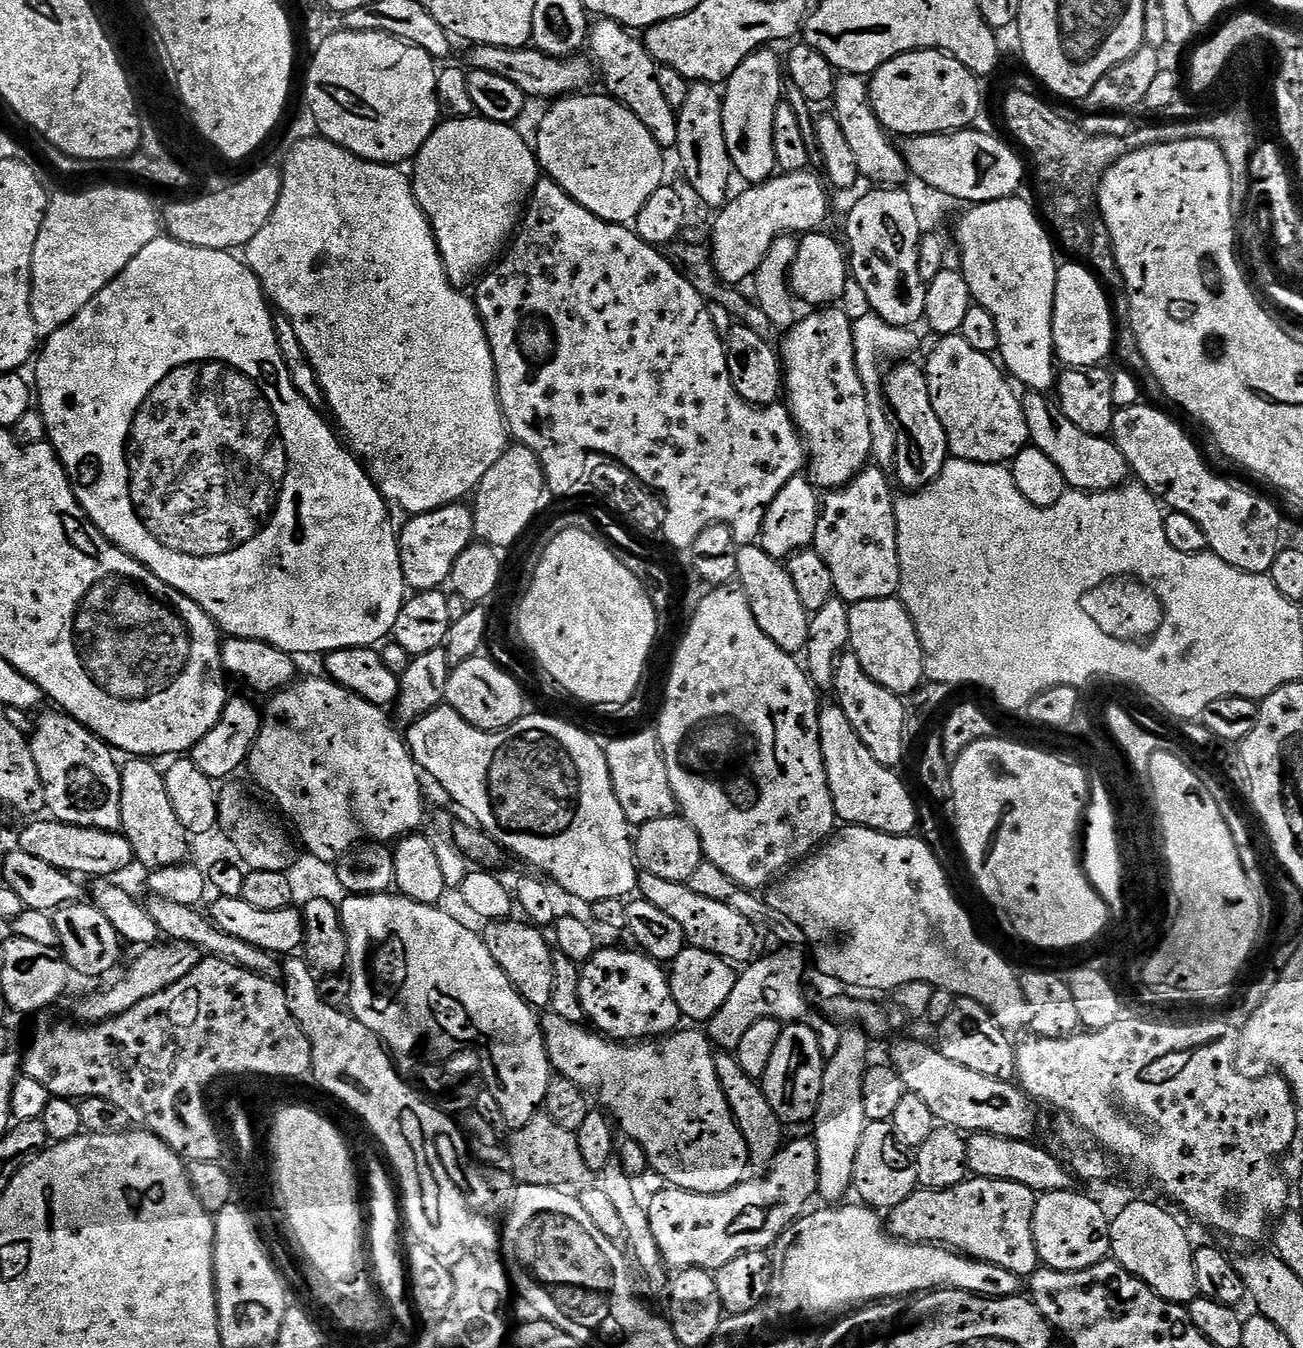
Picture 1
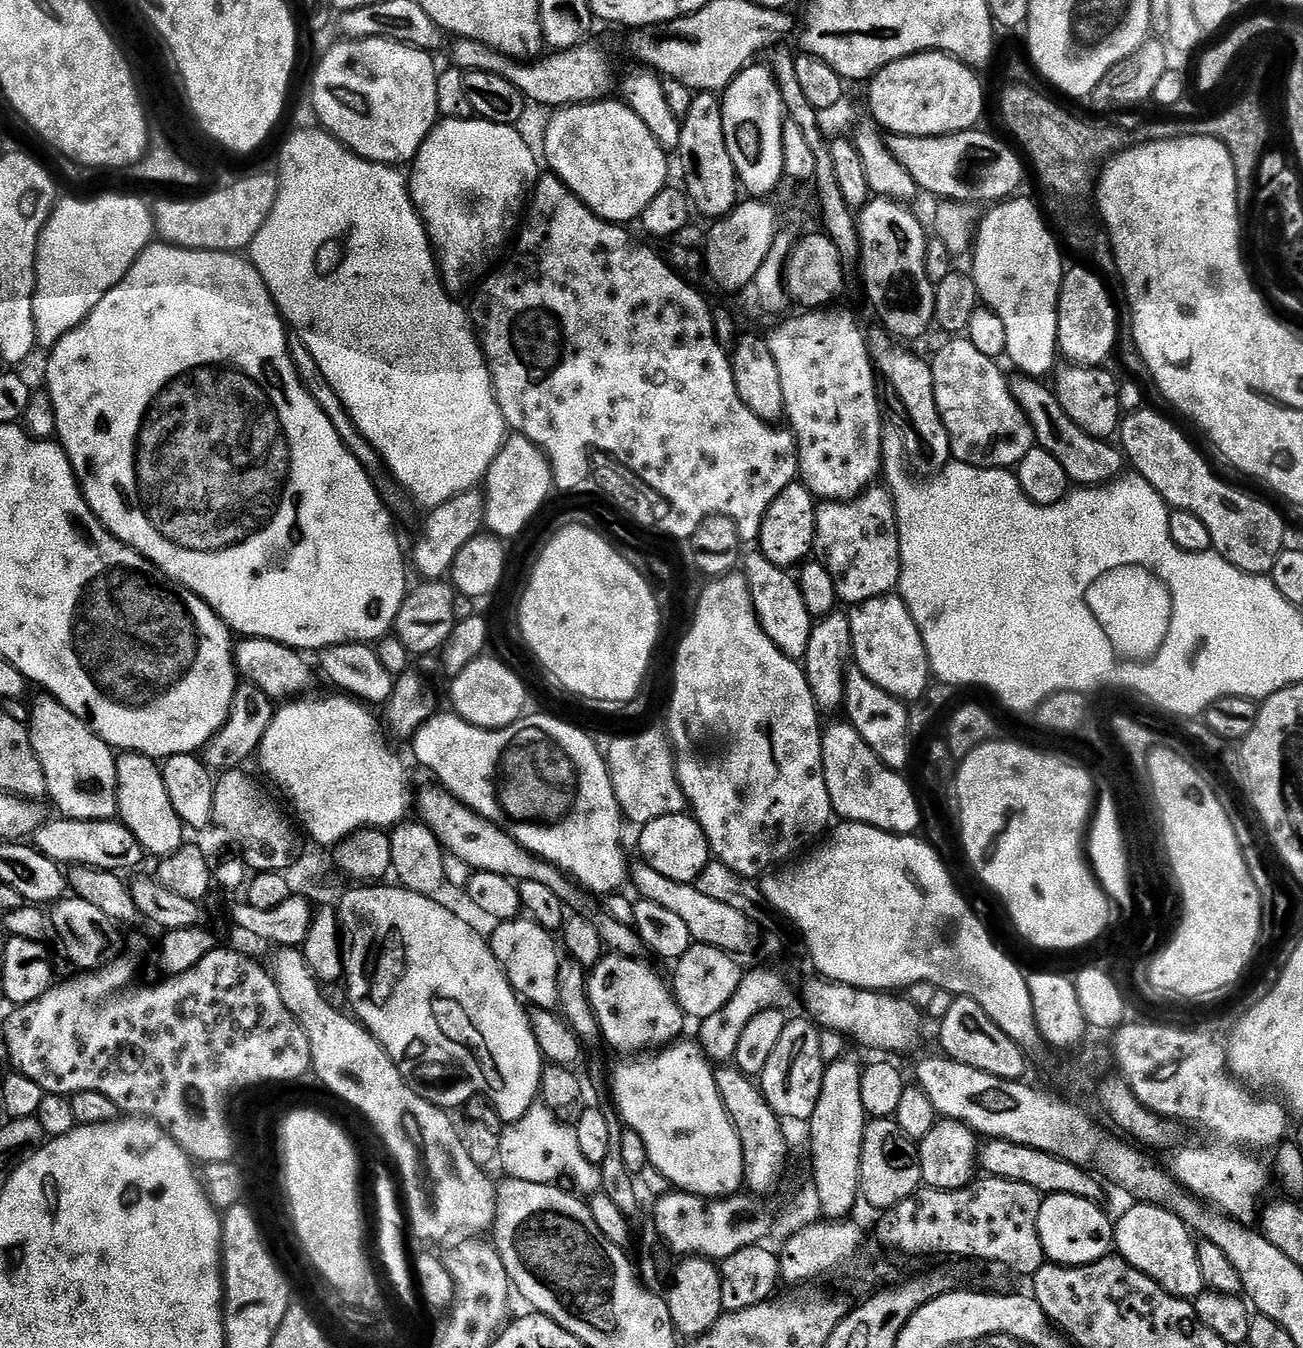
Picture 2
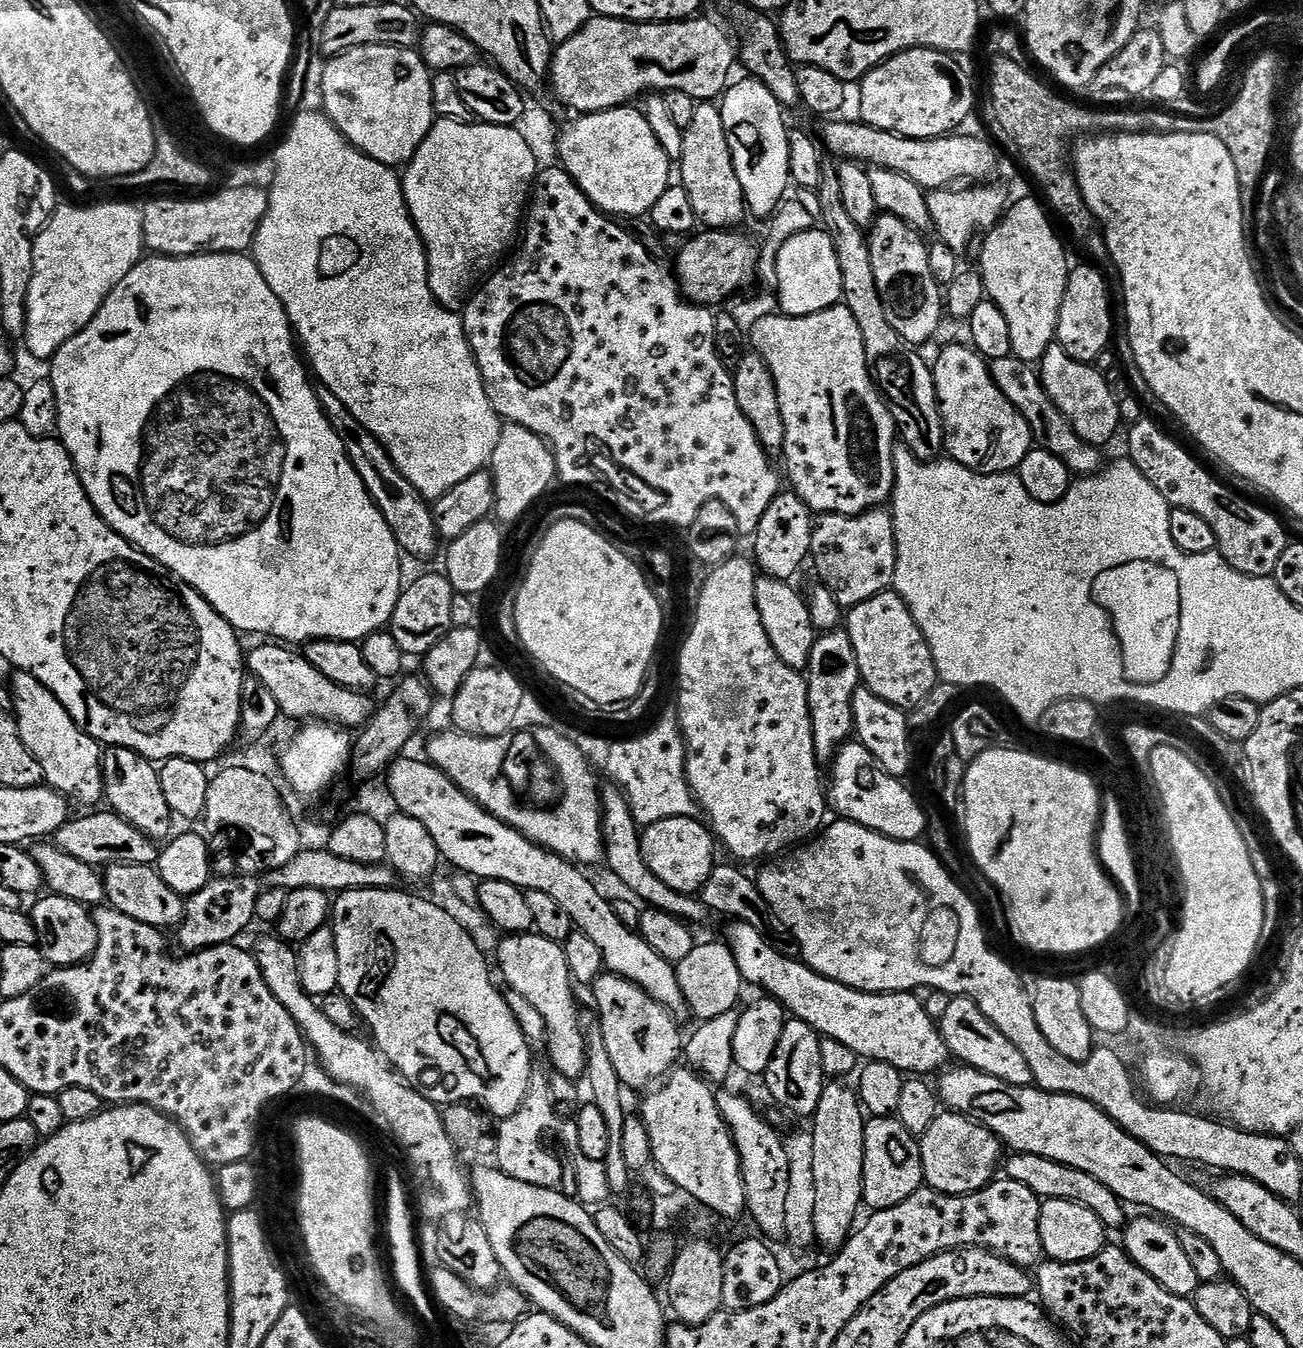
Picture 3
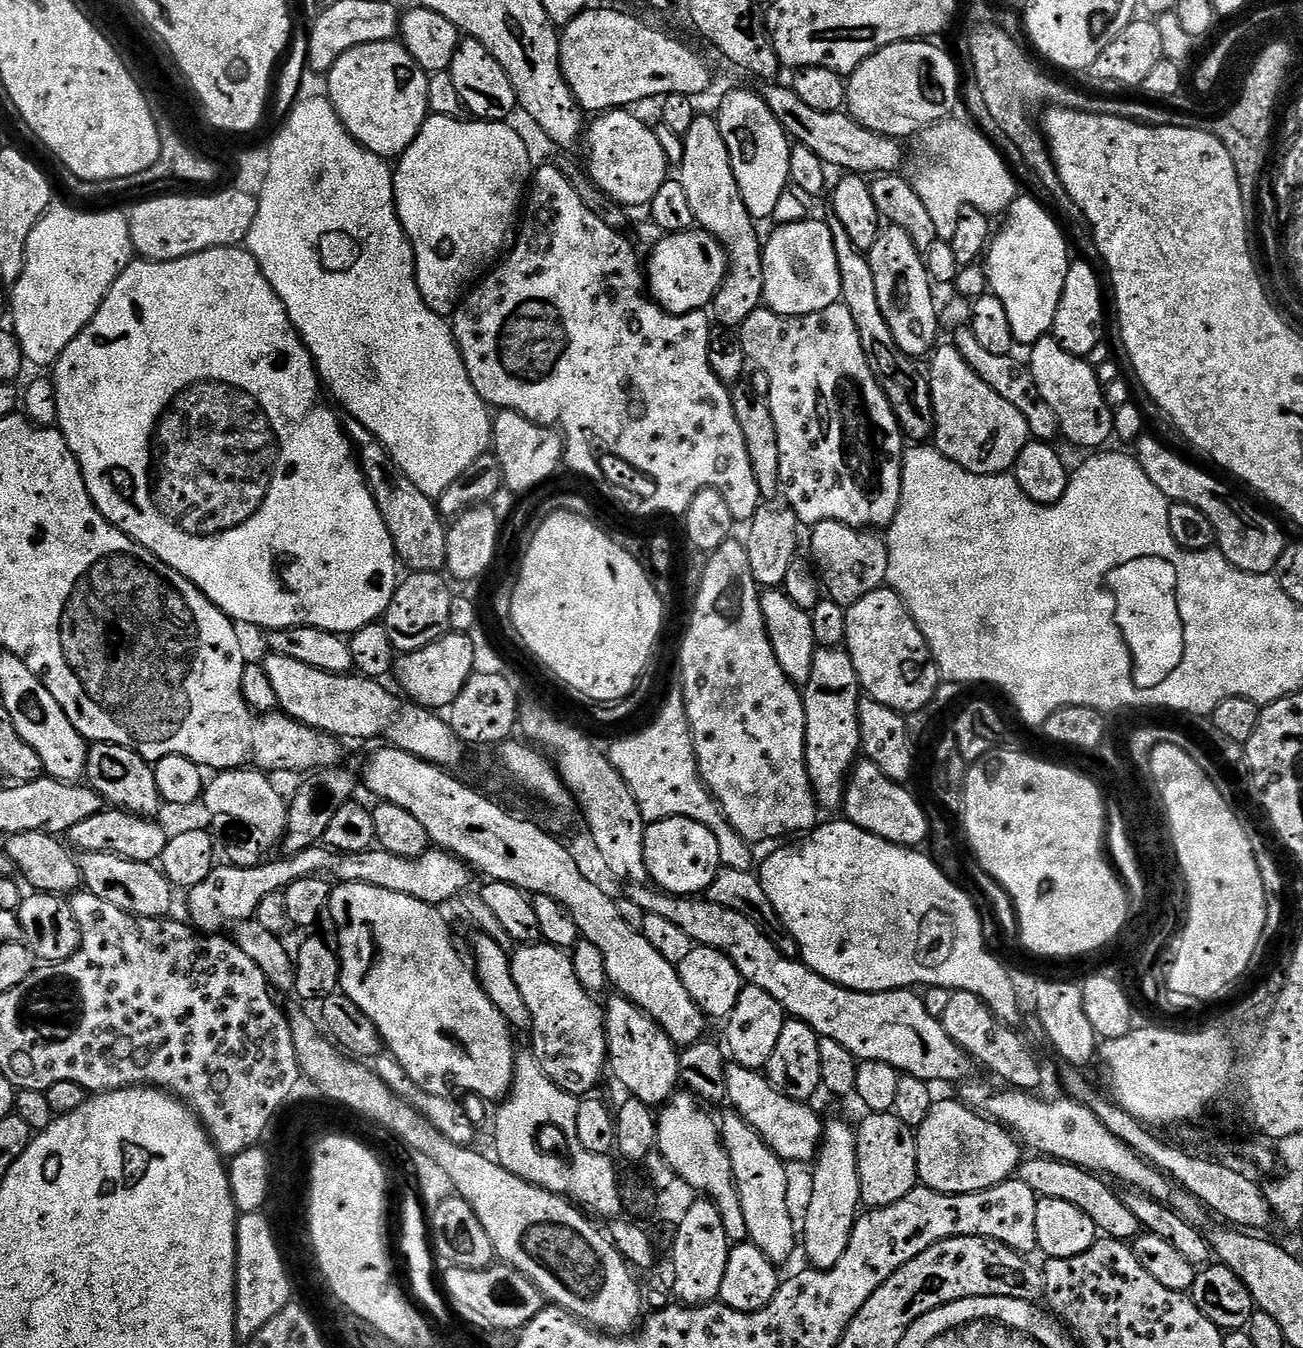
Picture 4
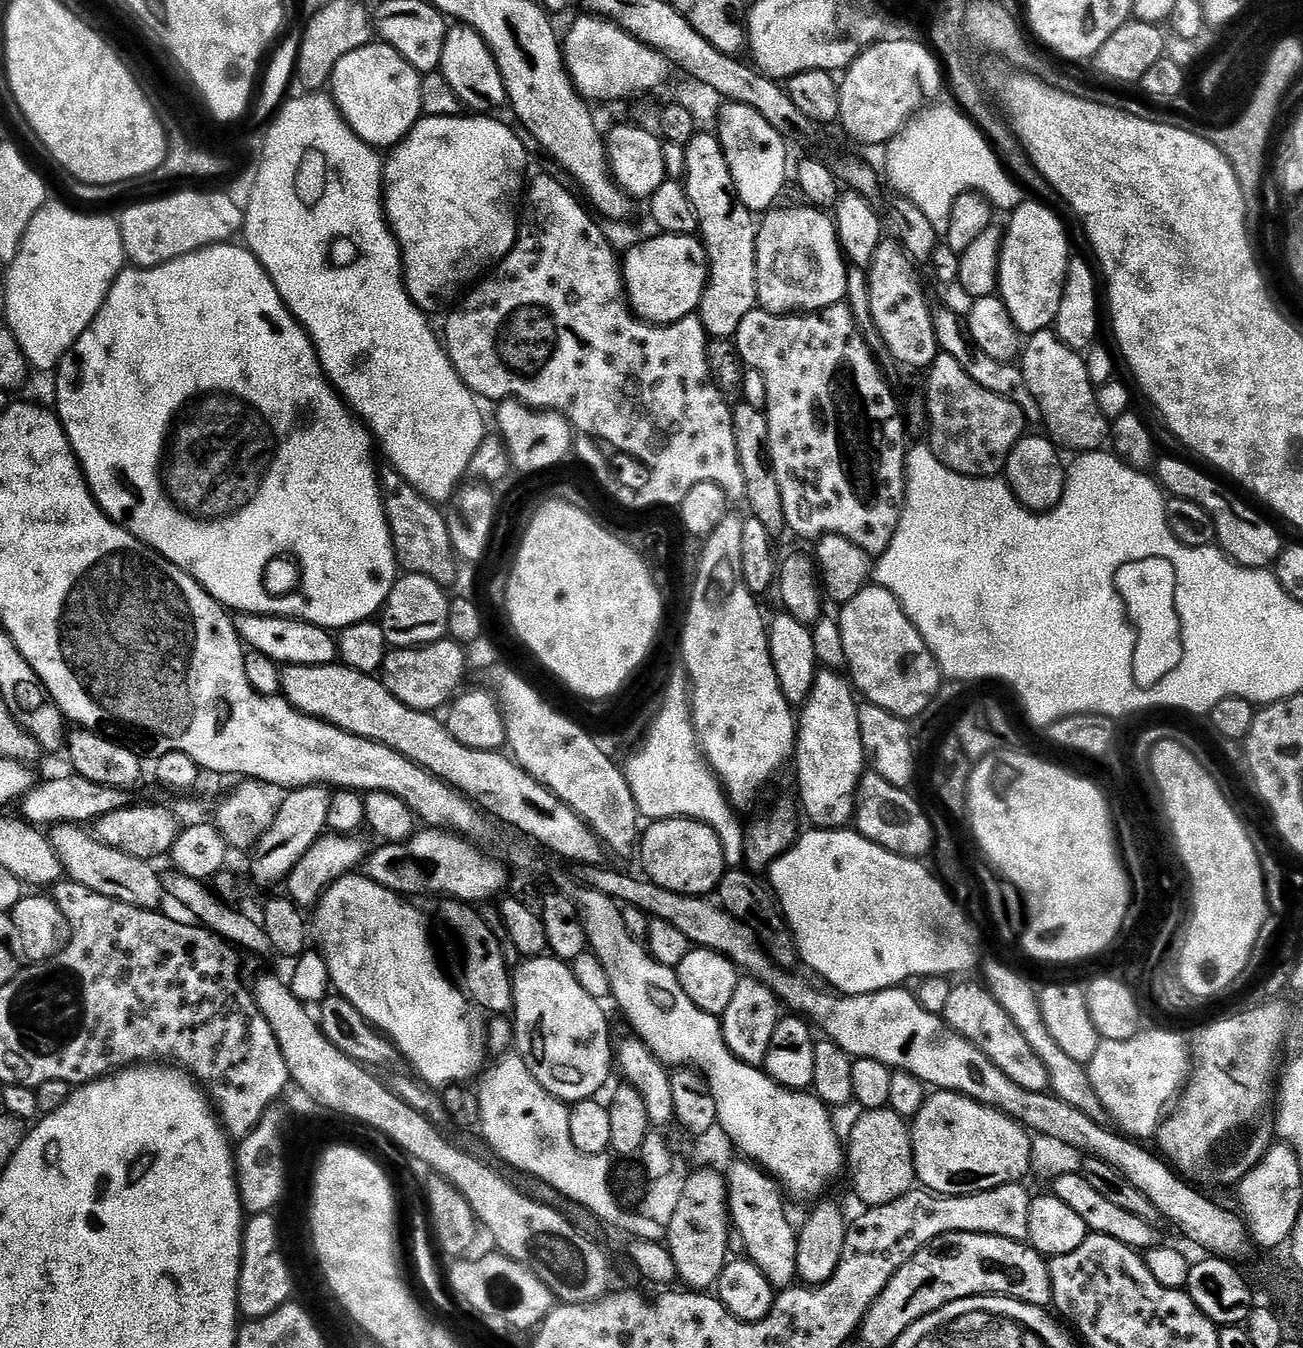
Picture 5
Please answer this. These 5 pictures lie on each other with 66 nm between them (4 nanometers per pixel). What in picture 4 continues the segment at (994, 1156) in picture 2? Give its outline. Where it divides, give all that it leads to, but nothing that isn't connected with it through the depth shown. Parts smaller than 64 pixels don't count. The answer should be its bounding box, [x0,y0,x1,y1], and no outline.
[1018,1155,1142,1241]

